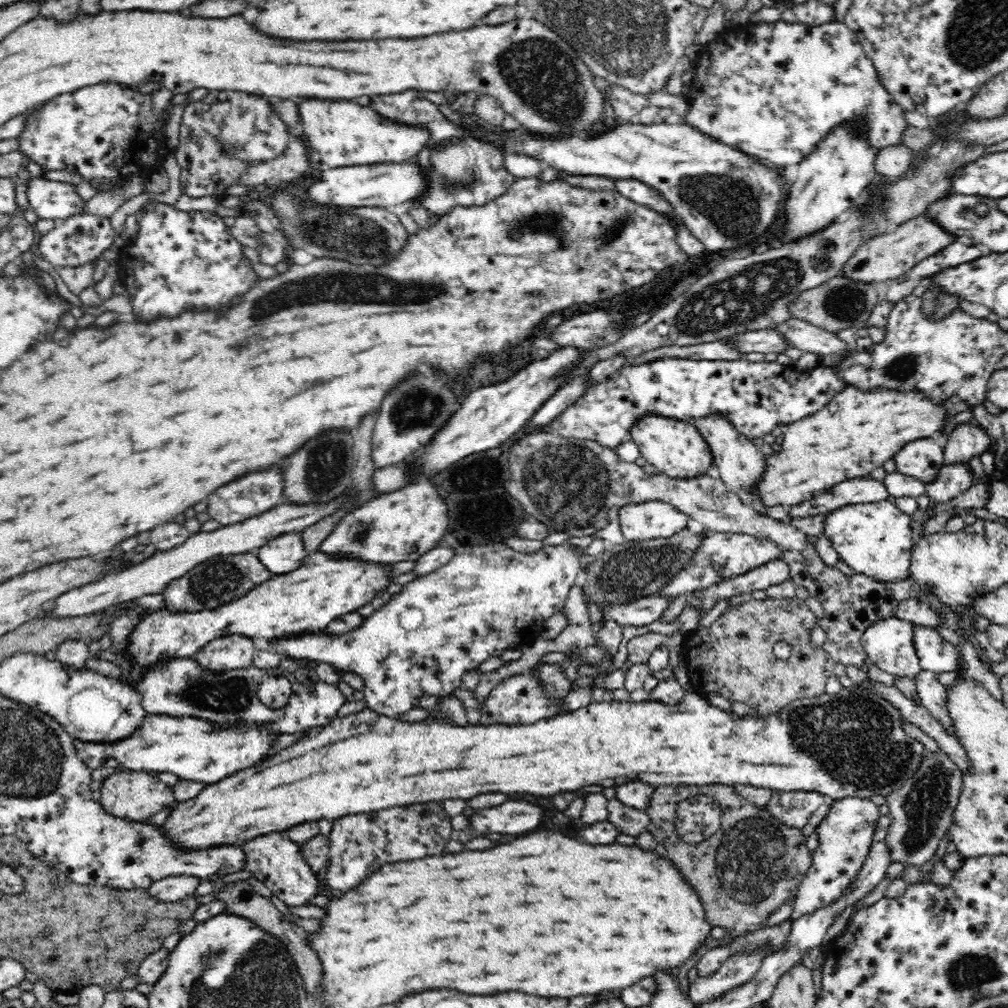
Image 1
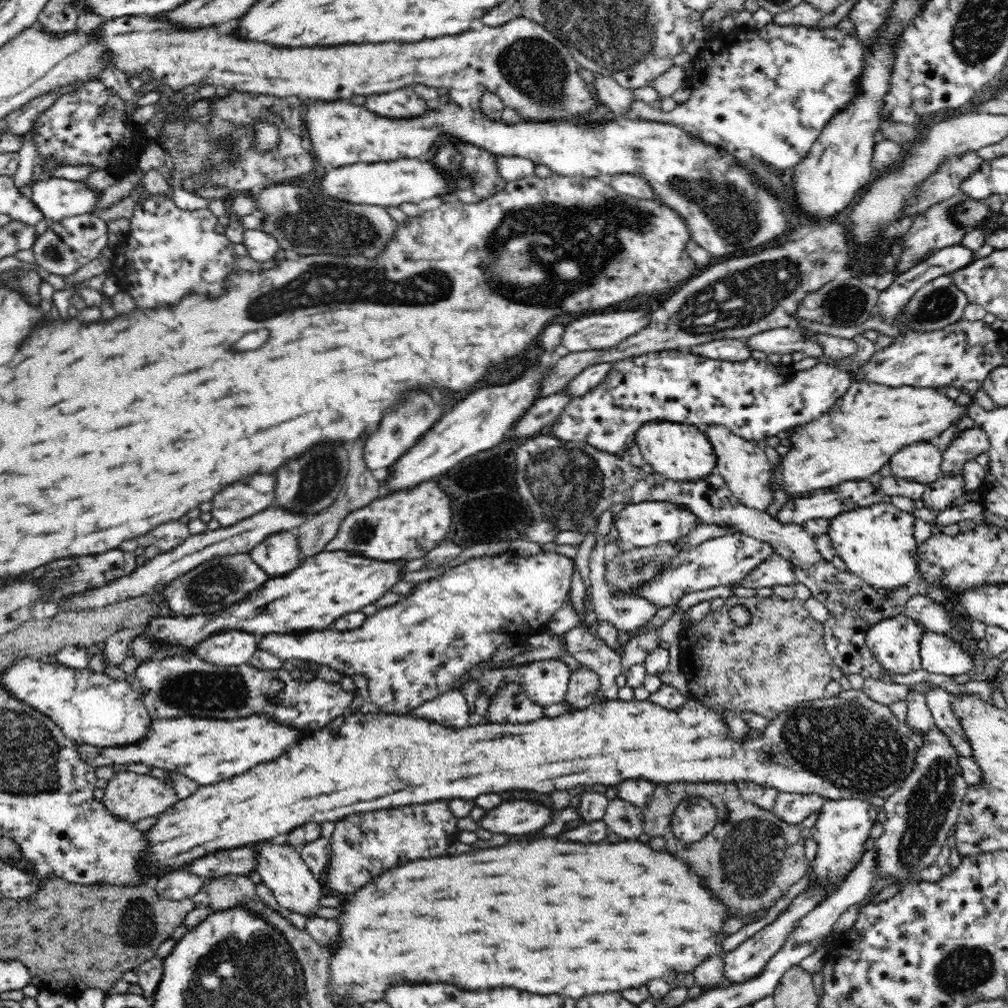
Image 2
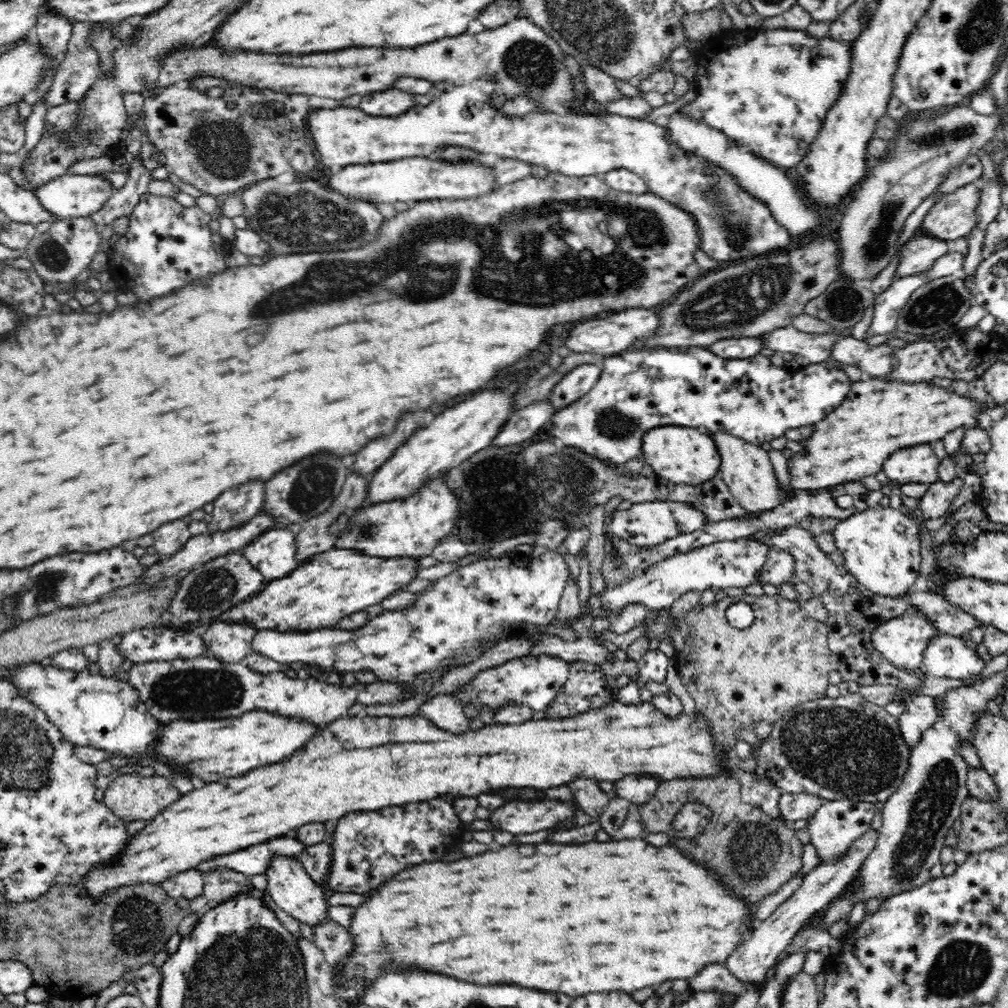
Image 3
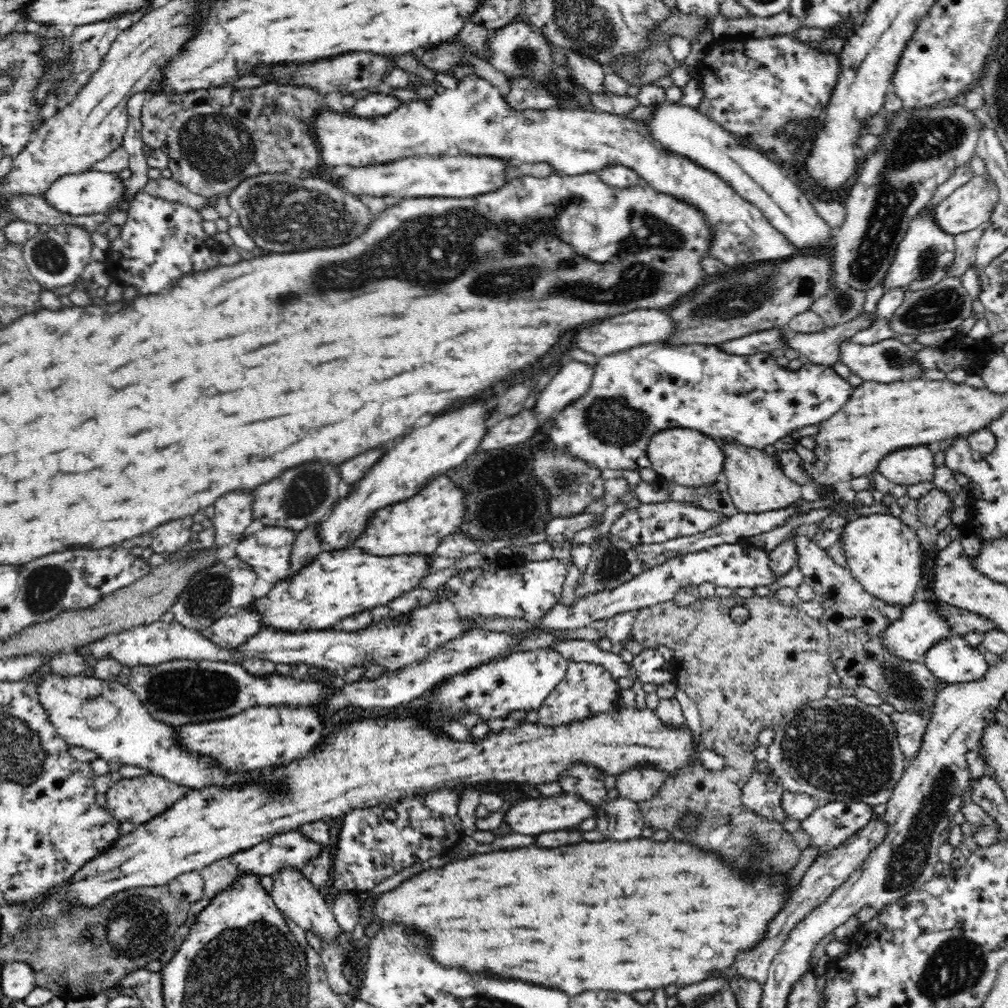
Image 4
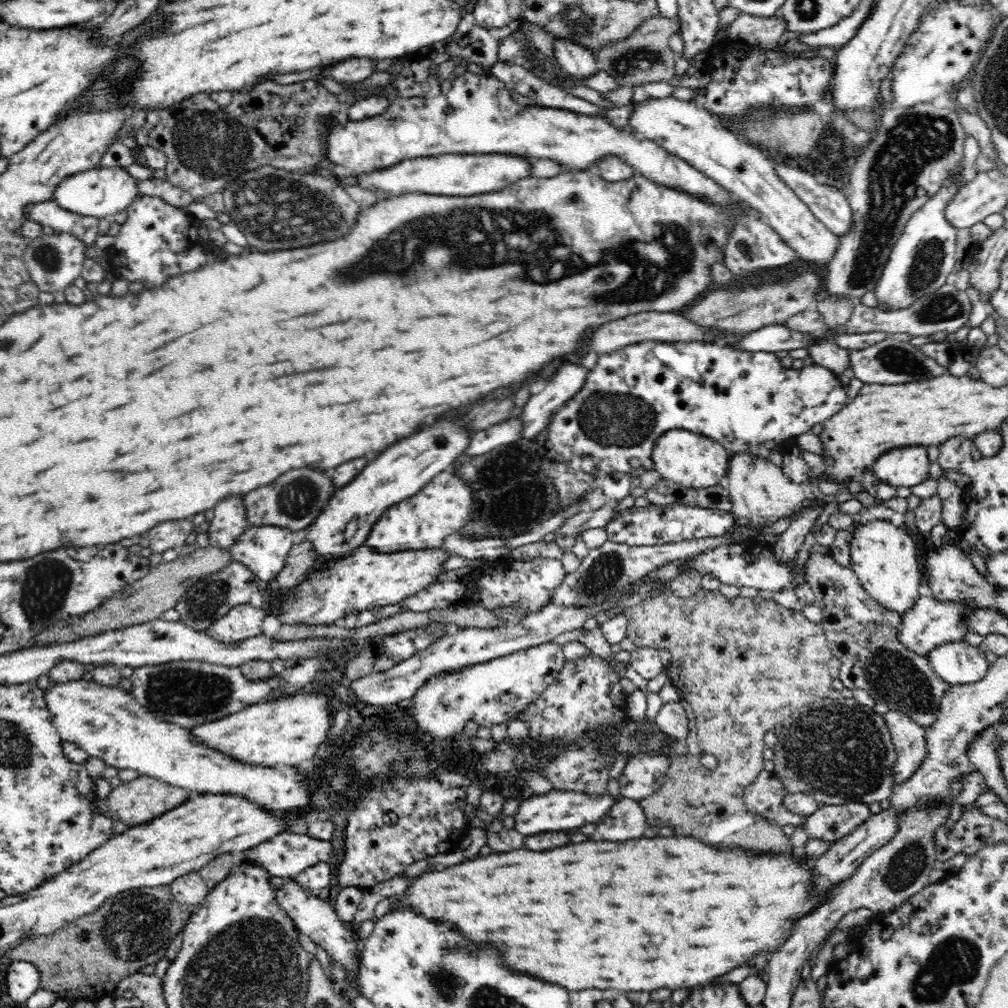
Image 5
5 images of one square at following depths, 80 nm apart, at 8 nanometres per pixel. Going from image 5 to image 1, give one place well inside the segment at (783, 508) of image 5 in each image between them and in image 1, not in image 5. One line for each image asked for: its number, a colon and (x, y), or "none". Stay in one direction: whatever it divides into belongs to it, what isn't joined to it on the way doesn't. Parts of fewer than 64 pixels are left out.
1: (741, 464)
2: (745, 468)
3: (747, 470)
4: (757, 484)

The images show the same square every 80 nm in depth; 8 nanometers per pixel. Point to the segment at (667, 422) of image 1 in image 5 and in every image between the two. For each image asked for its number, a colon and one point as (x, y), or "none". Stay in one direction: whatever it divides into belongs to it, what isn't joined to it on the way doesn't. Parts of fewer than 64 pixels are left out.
2: (680, 452)
3: (683, 455)
4: (680, 455)
5: (685, 458)

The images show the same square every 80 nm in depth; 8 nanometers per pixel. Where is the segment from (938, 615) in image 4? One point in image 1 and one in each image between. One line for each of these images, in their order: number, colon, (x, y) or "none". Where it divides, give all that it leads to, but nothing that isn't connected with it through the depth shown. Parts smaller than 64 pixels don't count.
1: (889, 643)
2: (895, 642)
3: (902, 640)

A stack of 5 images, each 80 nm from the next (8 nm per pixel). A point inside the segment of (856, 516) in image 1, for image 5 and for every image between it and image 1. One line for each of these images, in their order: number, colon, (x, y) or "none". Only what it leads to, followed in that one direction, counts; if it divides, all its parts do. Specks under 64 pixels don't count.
2: (876, 543)
3: (881, 549)
4: (884, 555)
5: (883, 557)

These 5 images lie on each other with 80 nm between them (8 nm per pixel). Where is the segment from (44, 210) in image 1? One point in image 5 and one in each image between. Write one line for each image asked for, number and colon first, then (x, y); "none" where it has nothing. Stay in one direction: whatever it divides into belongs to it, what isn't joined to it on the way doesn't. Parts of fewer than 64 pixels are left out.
2: (56, 197)
3: (72, 195)
4: (92, 192)
5: (99, 192)

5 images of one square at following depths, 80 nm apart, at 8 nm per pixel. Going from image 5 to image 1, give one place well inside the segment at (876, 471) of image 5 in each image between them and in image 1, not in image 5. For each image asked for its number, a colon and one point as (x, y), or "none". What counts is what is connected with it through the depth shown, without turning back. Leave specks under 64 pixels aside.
1: (922, 459)
2: (921, 462)
3: (919, 464)
4: (912, 465)

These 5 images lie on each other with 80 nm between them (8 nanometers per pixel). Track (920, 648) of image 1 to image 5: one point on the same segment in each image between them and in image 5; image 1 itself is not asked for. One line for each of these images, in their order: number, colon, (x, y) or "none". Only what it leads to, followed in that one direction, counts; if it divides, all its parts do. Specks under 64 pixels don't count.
2: (940, 654)
3: (947, 656)
4: (953, 660)
5: (958, 663)

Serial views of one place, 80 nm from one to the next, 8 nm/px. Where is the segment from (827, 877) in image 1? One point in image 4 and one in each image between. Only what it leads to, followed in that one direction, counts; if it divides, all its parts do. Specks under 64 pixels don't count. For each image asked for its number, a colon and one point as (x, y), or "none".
2: (842, 826)
3: (833, 827)
4: (831, 824)

